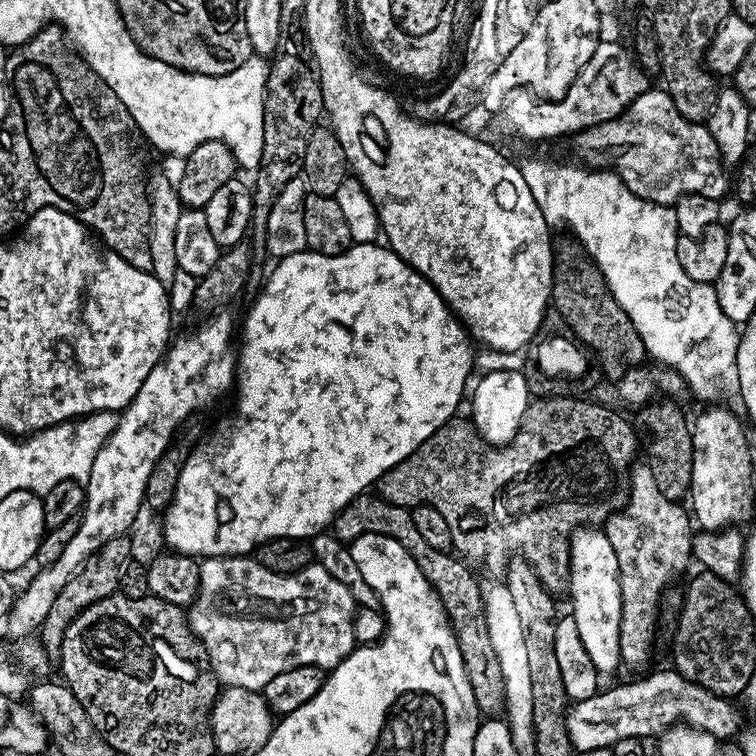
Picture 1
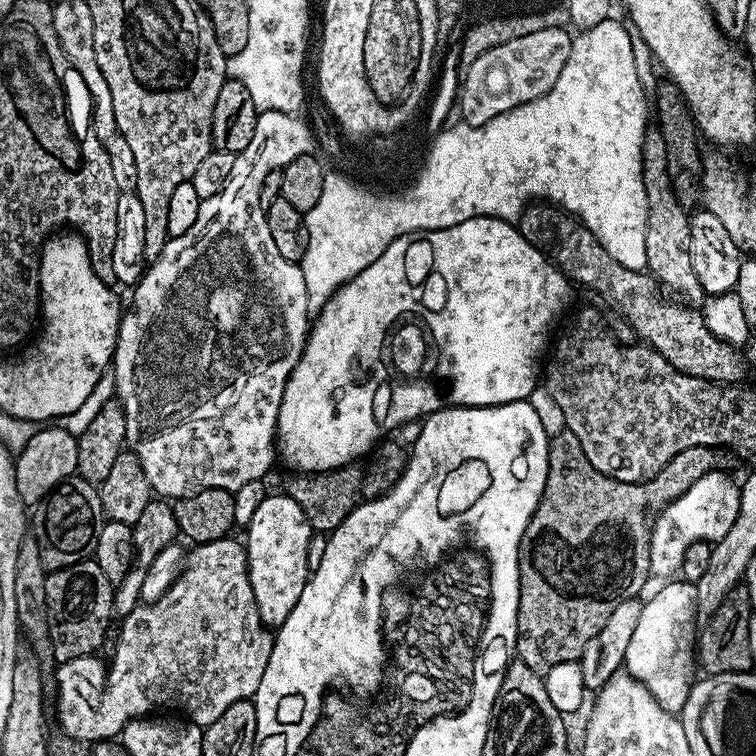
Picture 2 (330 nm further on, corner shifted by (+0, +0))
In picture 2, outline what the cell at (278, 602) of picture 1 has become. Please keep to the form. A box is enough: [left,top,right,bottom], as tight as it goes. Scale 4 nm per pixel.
[56,538,274,742]

